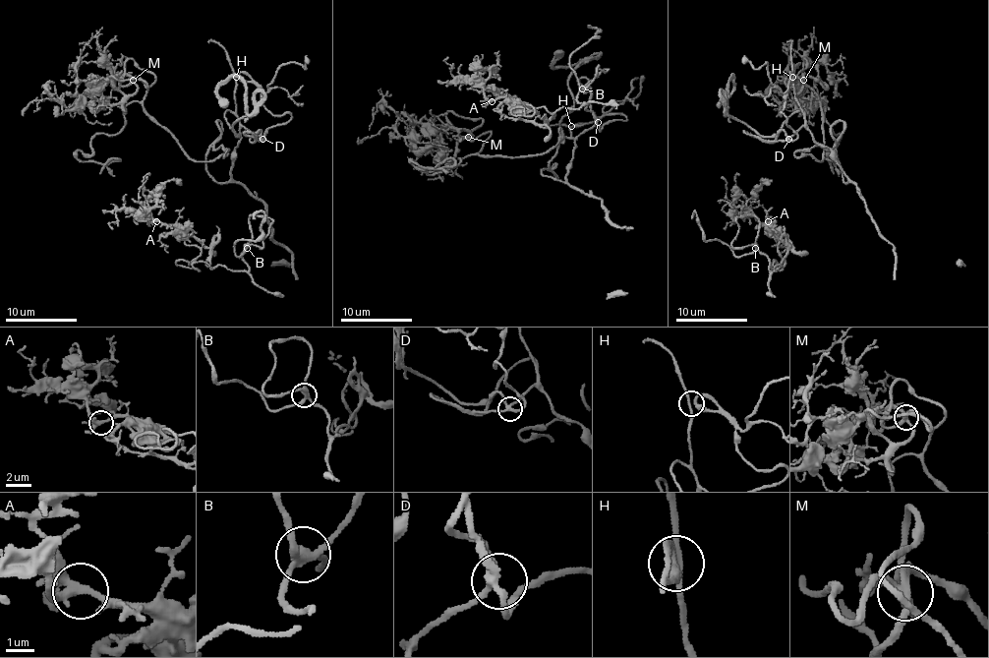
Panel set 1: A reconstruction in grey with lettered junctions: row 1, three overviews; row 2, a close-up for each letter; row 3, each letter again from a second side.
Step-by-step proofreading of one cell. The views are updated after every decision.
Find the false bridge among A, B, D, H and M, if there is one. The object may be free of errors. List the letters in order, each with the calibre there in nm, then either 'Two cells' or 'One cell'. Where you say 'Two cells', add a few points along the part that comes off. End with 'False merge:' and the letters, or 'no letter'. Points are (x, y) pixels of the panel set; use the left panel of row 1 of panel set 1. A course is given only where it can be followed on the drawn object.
A: Thickness 280 nm. One cell
B: Thickness 340 nm. One cell
D: Thickness 280 nm. One cell
H: Thickness 240 nm. One cell
M: Thickness 280 nm. One cell
False merge: no letter

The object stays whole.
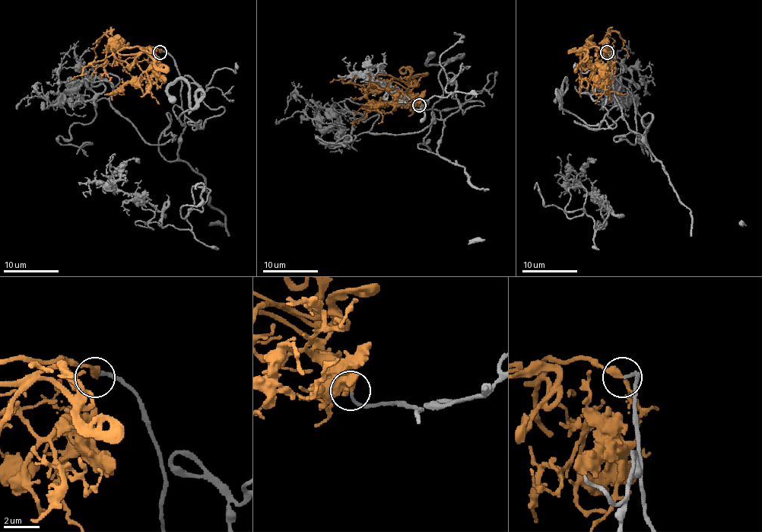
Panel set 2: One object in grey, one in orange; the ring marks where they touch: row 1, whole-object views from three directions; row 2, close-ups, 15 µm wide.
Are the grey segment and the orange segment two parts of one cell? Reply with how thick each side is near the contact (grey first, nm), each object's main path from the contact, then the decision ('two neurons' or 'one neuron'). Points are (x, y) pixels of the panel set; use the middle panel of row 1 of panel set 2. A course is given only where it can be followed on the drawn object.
calibres 180 and 420 nm; course grey (419, 106), (441, 112), (436, 153), (417, 144), (431, 112), (372, 74), (416, 109), (446, 97), (453, 32); course orange (419, 105), (415, 95), (393, 97), (386, 90), (371, 84), (365, 113), (354, 121), (354, 125); one neuron

